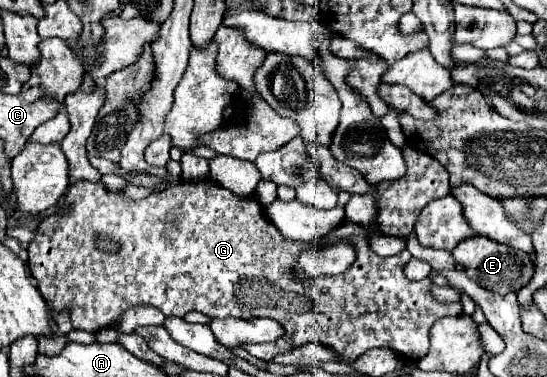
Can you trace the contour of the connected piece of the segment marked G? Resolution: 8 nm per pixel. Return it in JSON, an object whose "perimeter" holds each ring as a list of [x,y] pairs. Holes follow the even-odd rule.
{"perimeter":[[[402,145],[402,155],[404,155],[404,161],[406,161],[406,173],[396,179],[396,181],[382,181],[380,185],[376,185],[376,207],[378,207],[378,215],[374,219],[372,225],[364,227],[364,225],[358,225],[358,223],[352,223],[350,219],[344,219],[342,225],[338,225],[336,229],[332,229],[332,235],[336,235],[336,239],[340,237],[348,237],[352,239],[352,243],[356,245],[356,253],[360,253],[360,257],[356,259],[356,265],[352,265],[352,269],[346,269],[344,273],[340,275],[334,275],[334,277],[324,277],[324,279],[310,279],[310,277],[304,277],[304,273],[296,273],[294,265],[296,265],[296,257],[300,251],[304,251],[304,245],[300,241],[292,241],[292,239],[286,239],[282,237],[282,233],[268,221],[266,213],[264,213],[264,207],[260,205],[258,197],[256,195],[248,195],[248,197],[238,197],[234,195],[232,191],[224,189],[222,185],[218,185],[216,181],[212,179],[202,179],[202,181],[182,181],[182,183],[176,183],[176,185],[168,185],[166,189],[158,189],[154,191],[152,195],[144,197],[144,199],[128,199],[124,195],[124,191],[108,191],[102,181],[98,183],[92,183],[92,181],[78,181],[74,183],[68,193],[66,193],[66,201],[70,203],[70,211],[66,215],[50,215],[46,219],[42,219],[42,223],[38,225],[36,229],[36,235],[28,247],[28,267],[30,267],[30,273],[36,281],[36,287],[40,291],[40,295],[46,299],[48,307],[54,311],[54,313],[60,313],[64,309],[70,309],[70,317],[72,317],[72,325],[74,329],[86,329],[90,333],[96,333],[104,327],[110,327],[112,323],[118,321],[120,313],[126,311],[128,307],[132,305],[154,305],[158,307],[166,317],[184,317],[188,311],[200,311],[204,315],[208,315],[210,319],[228,319],[228,317],[236,317],[236,319],[252,319],[252,317],[270,317],[274,321],[278,321],[280,325],[284,325],[286,333],[282,339],[274,341],[274,343],[260,343],[260,345],[242,345],[252,357],[256,359],[262,359],[262,361],[272,361],[276,355],[280,353],[286,353],[286,351],[292,351],[296,347],[302,347],[310,341],[318,341],[322,345],[326,345],[328,349],[332,349],[338,357],[342,357],[344,361],[356,361],[360,355],[364,355],[368,349],[390,349],[406,359],[420,359],[422,355],[428,353],[428,331],[430,327],[440,319],[440,317],[448,317],[448,315],[460,315],[462,313],[462,303],[440,303],[434,299],[432,295],[432,279],[426,277],[422,281],[410,281],[406,275],[404,275],[404,265],[410,261],[410,253],[408,251],[402,251],[394,257],[378,257],[372,249],[370,249],[370,243],[368,239],[356,239],[356,237],[350,237],[350,235],[368,235],[368,231],[378,231],[382,235],[388,235],[388,237],[406,237],[412,229],[414,229],[414,223],[416,223],[416,217],[420,215],[420,207],[424,207],[428,201],[434,201],[434,199],[440,199],[444,195],[450,193],[450,183],[448,183],[448,171],[432,157],[428,157],[426,153],[410,147],[410,145]],[[96,237],[106,237],[106,239],[114,239],[116,243],[120,243],[120,251],[116,253],[104,253],[104,251],[98,251],[94,247],[94,239]]]}

